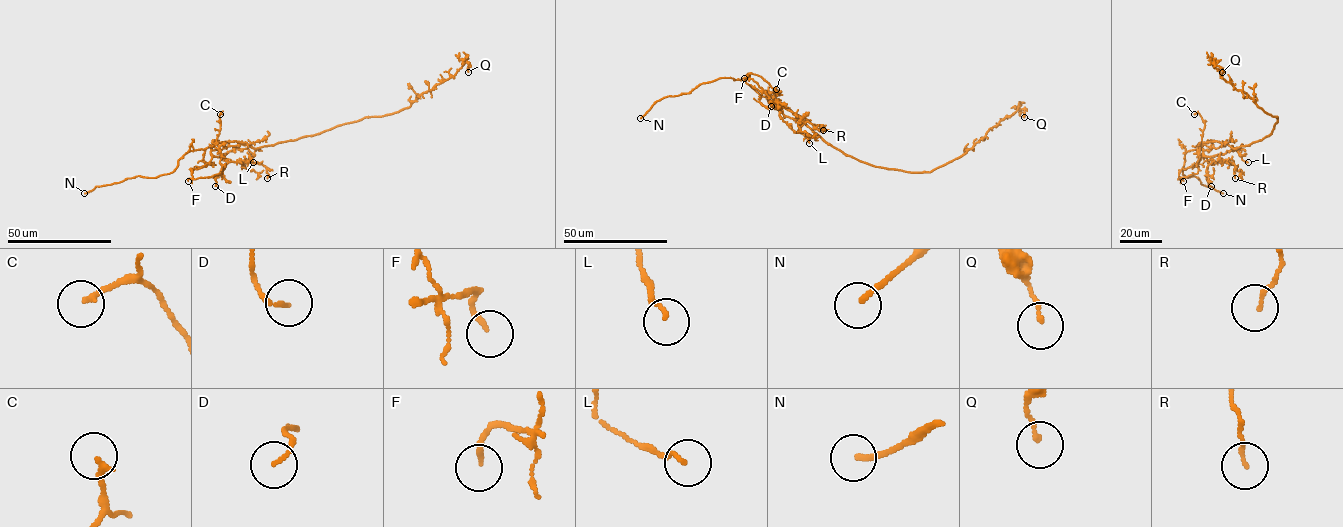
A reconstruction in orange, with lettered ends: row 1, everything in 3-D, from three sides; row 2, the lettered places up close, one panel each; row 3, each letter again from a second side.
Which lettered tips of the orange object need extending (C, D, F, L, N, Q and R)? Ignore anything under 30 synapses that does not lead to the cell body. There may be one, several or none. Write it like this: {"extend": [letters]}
{"extend": ["N"]}

